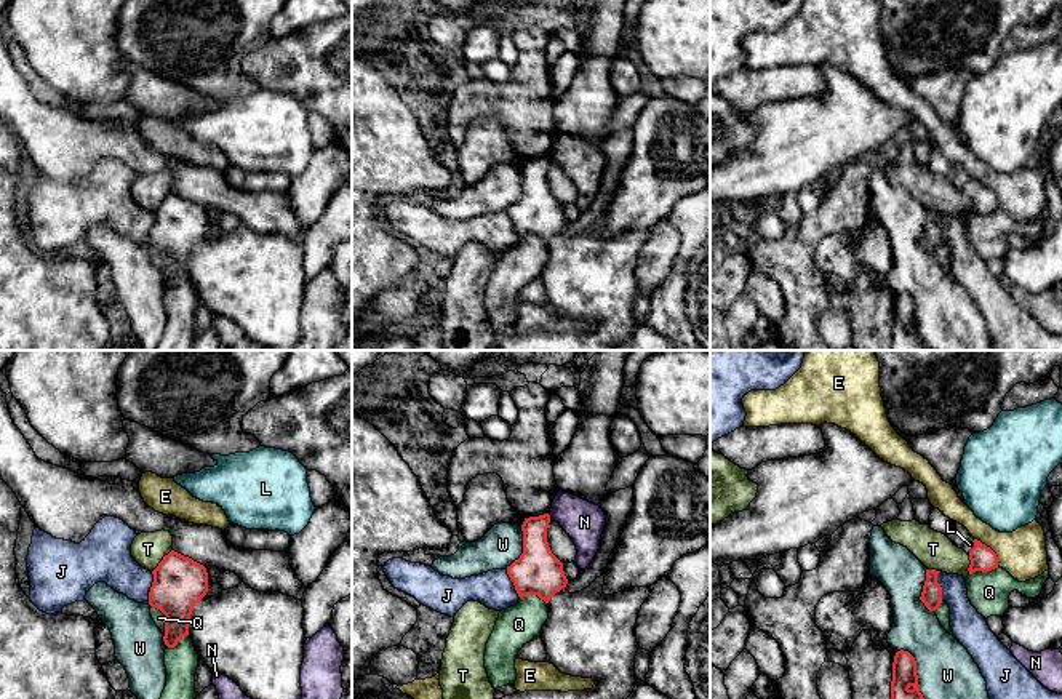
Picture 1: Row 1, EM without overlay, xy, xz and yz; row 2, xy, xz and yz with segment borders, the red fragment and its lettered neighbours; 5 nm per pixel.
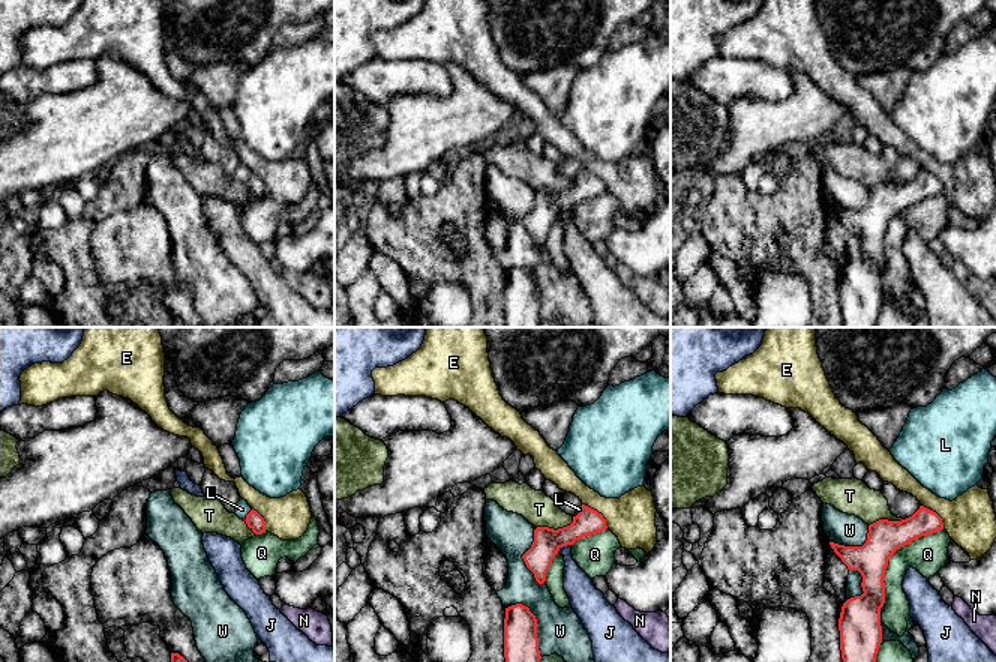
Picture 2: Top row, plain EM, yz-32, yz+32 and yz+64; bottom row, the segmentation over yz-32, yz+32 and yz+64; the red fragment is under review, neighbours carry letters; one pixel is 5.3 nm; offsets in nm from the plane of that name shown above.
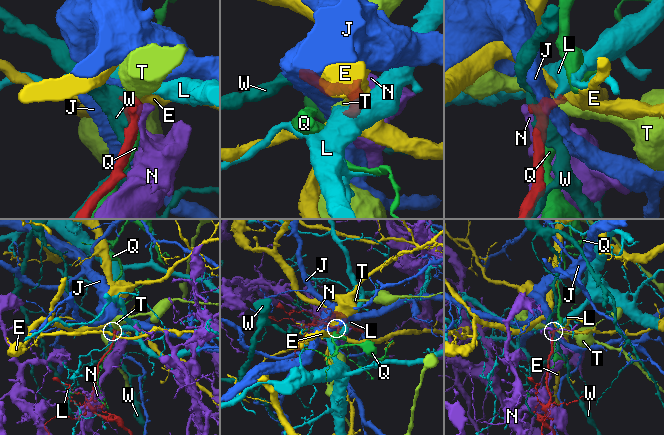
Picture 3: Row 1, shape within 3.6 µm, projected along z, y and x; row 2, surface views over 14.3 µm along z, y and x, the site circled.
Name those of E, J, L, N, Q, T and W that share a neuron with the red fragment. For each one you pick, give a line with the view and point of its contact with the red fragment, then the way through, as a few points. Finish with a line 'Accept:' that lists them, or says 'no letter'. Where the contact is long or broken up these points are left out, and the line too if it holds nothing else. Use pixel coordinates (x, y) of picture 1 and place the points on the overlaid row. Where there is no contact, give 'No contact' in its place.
L: Touches red at yz (973, 547). Path across: yz (982, 559), (973, 547), (970, 544)
Accept: L

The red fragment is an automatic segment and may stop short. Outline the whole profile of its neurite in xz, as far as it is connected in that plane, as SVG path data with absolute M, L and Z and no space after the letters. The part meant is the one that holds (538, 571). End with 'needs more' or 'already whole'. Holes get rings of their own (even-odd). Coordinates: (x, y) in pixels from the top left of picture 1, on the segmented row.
M544 513L525 518L521 525L523 553L507 566L507 574L520 598L537 595L549 603L568 584L563 563L552 553L547 542L549 523L550 515Z; already whole

